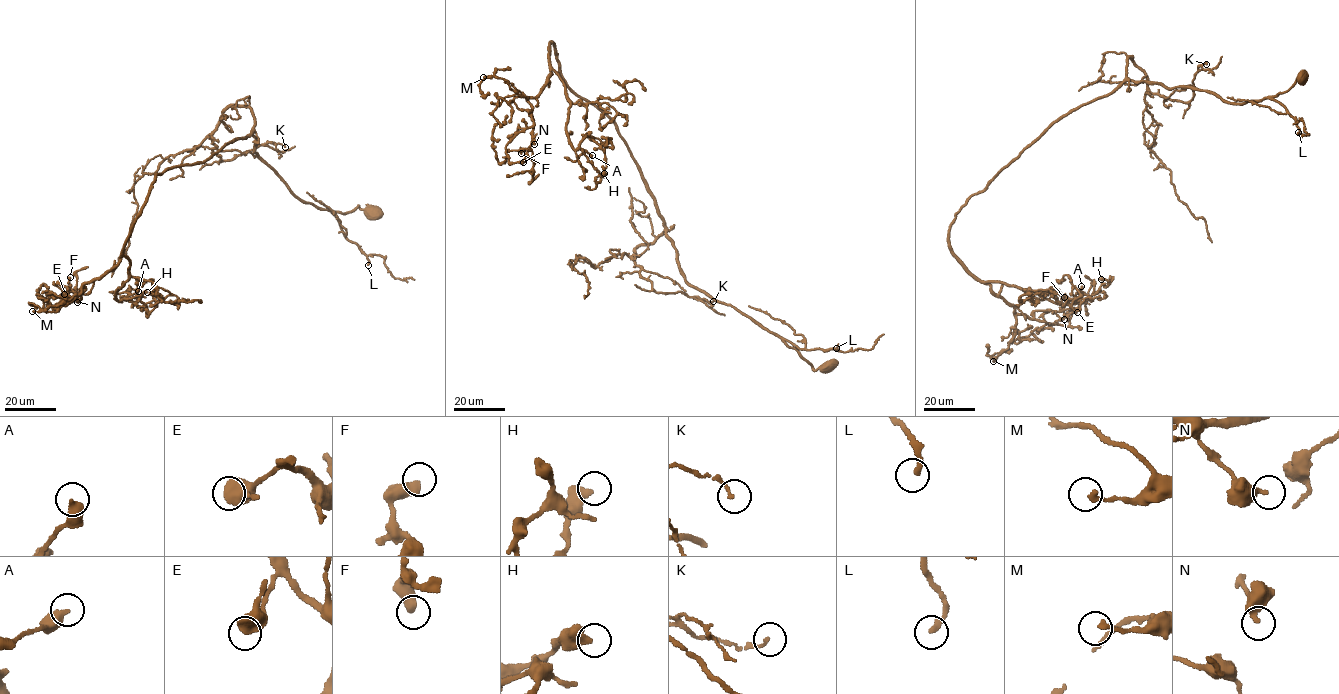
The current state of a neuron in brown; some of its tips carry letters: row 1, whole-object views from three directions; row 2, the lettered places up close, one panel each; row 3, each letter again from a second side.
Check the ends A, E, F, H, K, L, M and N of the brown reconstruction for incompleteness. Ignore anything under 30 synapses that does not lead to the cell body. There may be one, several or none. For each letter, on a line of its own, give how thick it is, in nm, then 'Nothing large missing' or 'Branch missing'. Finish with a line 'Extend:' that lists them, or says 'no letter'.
A: Thickness 480 nm. Nothing large missing
E: Thickness 650 nm. Nothing large missing
F: Thickness 500 nm. Nothing large missing
H: Thickness 480 nm. Nothing large missing
K: Thickness 130 nm. Nothing large missing
L: Thickness 240 nm. Nothing large missing
M: Thickness 220 nm. Nothing large missing
N: Thickness 400 nm. Nothing large missing
Extend: no letter

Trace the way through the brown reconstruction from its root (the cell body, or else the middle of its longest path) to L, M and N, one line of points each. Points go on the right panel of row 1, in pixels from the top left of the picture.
L: (1302, 77), (1299, 76), (1287, 90), (1270, 98), (1285, 108), (1294, 118), (1298, 132)
M: (1302, 77), (1239, 104), (1124, 80), (1061, 116), (973, 195), (948, 240), (1014, 308), (1014, 336), (993, 361)
N: (1302, 77), (1239, 104), (1124, 80), (1061, 116), (970, 197), (949, 229), (953, 252), (1015, 313), (1064, 319)

